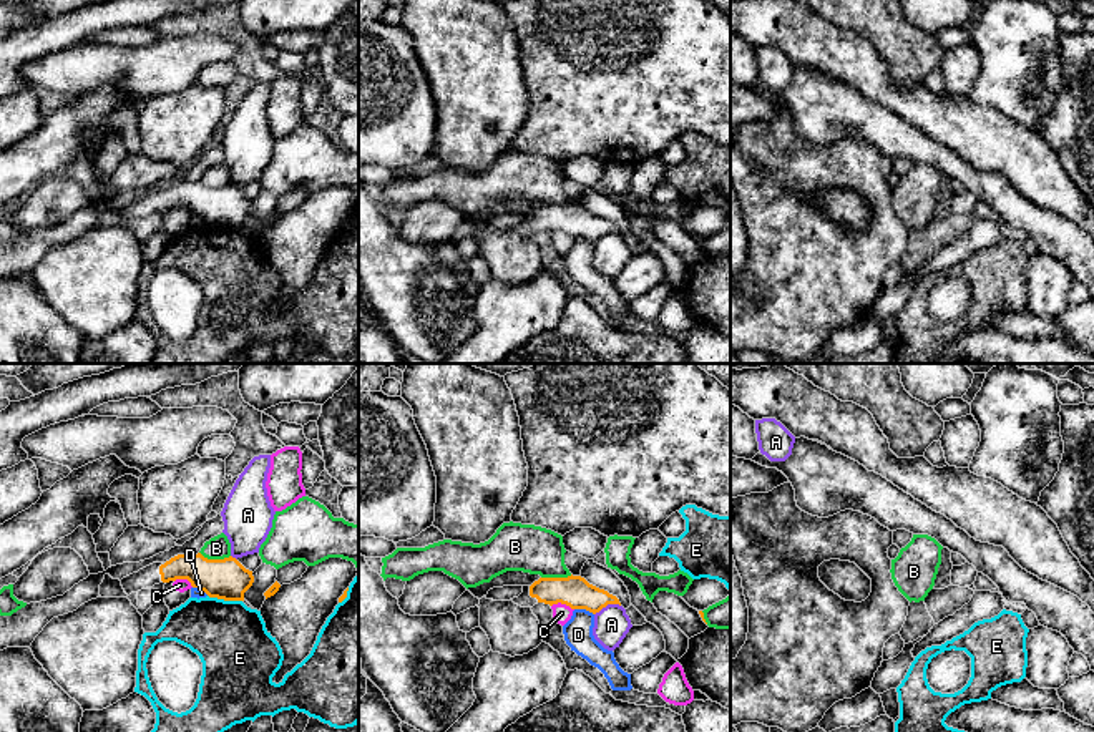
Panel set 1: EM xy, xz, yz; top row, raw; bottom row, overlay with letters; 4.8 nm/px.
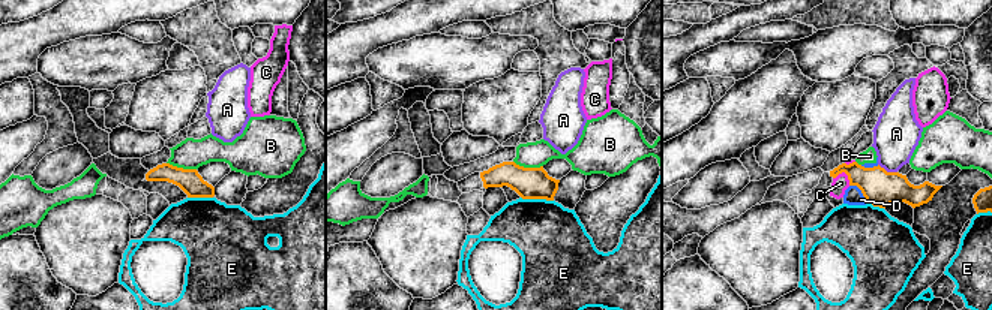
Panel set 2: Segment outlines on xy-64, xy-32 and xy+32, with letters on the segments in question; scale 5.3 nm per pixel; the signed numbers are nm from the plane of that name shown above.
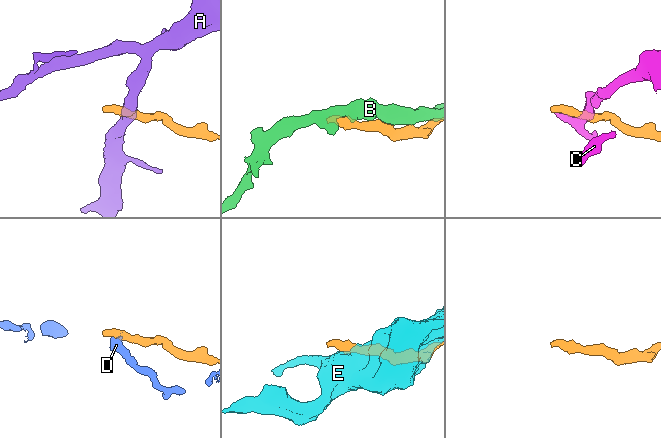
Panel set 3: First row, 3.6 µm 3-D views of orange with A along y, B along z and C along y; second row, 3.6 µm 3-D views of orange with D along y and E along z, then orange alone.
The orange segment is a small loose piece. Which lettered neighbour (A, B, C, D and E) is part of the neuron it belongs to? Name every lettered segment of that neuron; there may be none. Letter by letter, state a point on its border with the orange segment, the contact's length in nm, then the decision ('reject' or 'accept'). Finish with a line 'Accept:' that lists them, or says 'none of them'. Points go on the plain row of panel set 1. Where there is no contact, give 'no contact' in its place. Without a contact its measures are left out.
A: meets orange in xz at (606, 233); contact 140 nm long; reject
B: meets orange in xy at (214, 188); contact 150 nm long; reject
C: meets orange in xz at (563, 231); contact 110 nm long; reject
D: meets orange in xz at (585, 236); contact 100 nm long; reject
E: meets orange in xy at (224, 228); contact 170 nm long; reject
Accept: none of them

